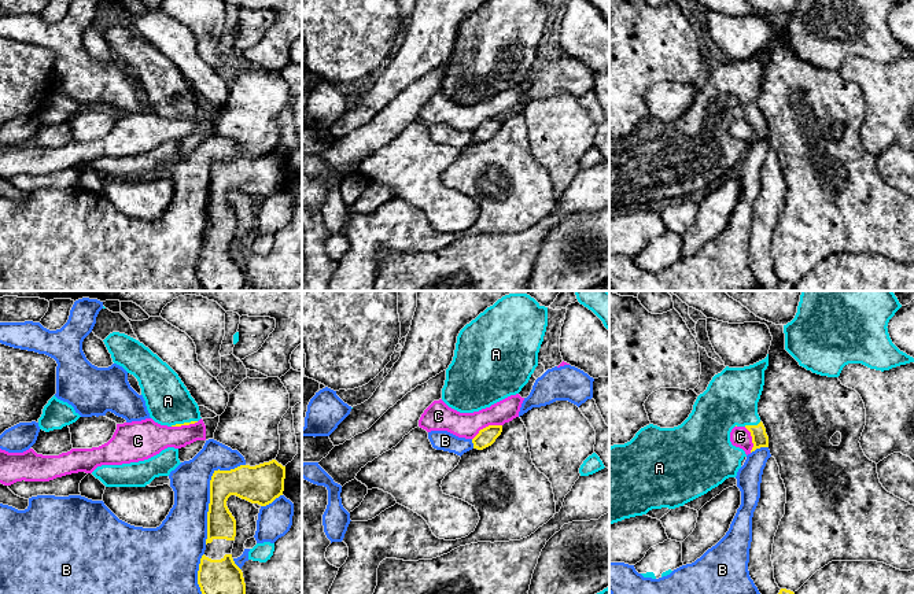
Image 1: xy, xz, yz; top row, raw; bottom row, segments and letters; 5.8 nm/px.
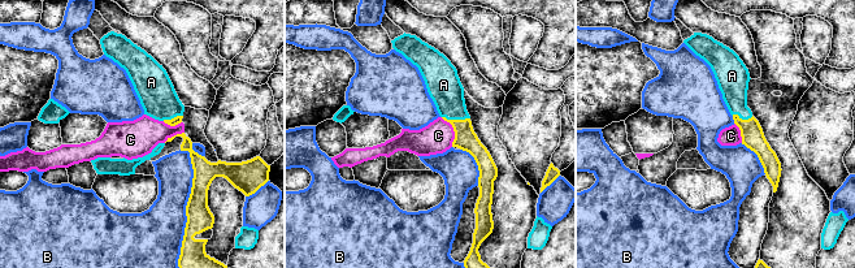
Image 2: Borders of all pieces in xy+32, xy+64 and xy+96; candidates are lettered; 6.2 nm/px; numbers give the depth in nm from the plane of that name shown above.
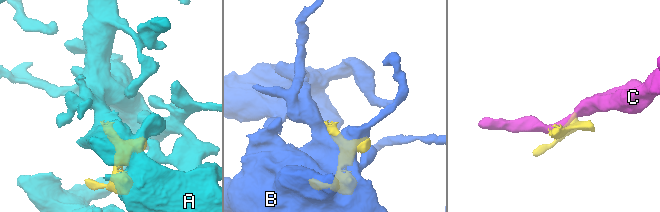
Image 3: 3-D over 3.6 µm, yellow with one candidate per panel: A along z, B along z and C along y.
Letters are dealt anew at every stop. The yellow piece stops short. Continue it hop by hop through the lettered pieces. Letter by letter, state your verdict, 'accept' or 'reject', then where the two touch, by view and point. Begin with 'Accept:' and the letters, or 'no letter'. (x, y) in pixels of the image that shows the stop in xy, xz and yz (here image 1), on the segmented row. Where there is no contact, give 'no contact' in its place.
Accept: A
A: accept; contact yz (752, 425)
B: reject; contact xy (210, 493)
C: reject; contact xz (486, 427)

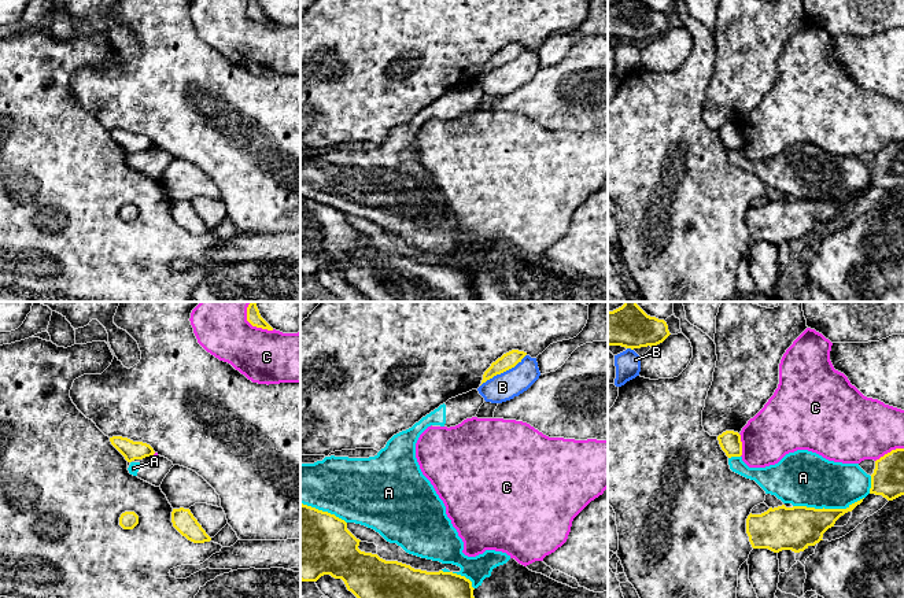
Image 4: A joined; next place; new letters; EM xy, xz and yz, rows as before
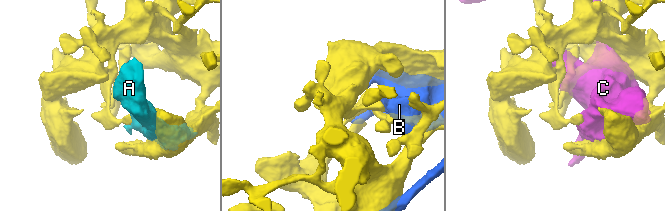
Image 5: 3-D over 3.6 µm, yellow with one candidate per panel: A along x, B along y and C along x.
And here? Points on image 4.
Accept: no letter
A: reject; contact yz (827, 509)
B: reject; contact xz (502, 372)
C: reject; contact yz (890, 451)

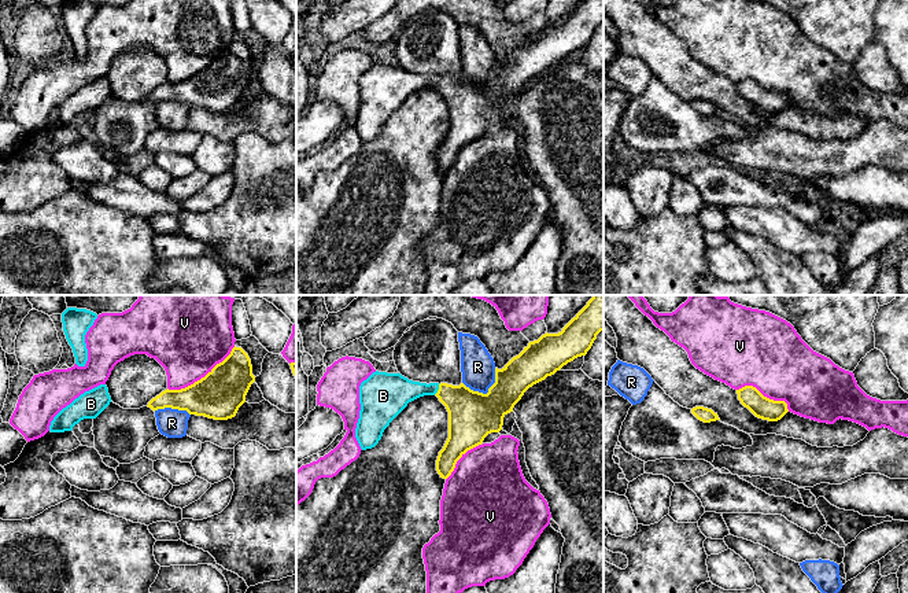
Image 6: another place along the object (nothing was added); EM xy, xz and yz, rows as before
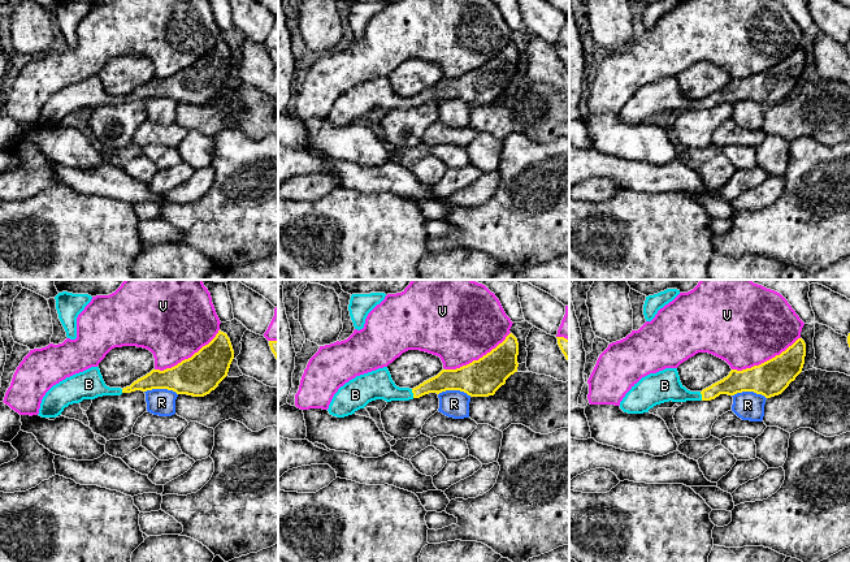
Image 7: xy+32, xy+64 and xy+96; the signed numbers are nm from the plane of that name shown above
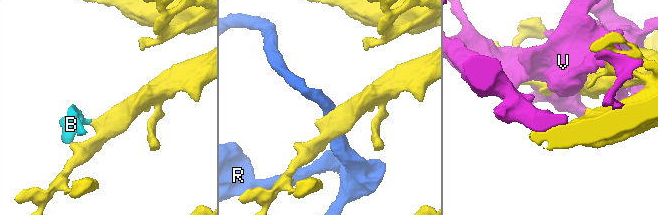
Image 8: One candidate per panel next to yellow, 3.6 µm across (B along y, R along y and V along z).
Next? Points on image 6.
Accept: B
B: accept; contact xz (438, 390)
R: reject; contact xz (487, 393)
V: reject; contact xy (202, 378)

